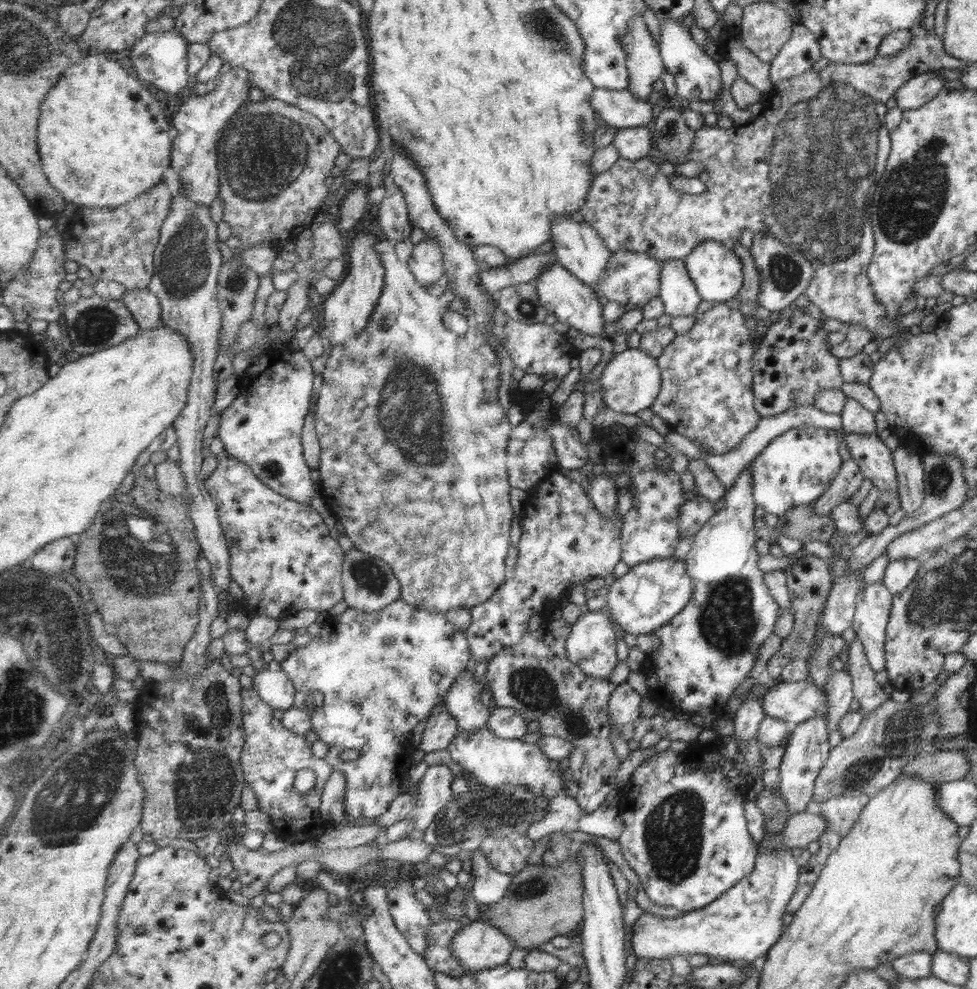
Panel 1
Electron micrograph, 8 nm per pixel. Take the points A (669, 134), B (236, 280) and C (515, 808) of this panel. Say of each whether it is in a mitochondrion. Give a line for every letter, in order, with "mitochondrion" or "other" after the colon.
A: mitochondrion
B: mitochondrion
C: mitochondrion

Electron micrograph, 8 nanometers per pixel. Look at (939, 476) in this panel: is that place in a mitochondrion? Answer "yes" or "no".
yes

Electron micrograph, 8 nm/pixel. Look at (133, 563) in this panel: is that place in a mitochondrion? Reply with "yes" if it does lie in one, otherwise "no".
yes

